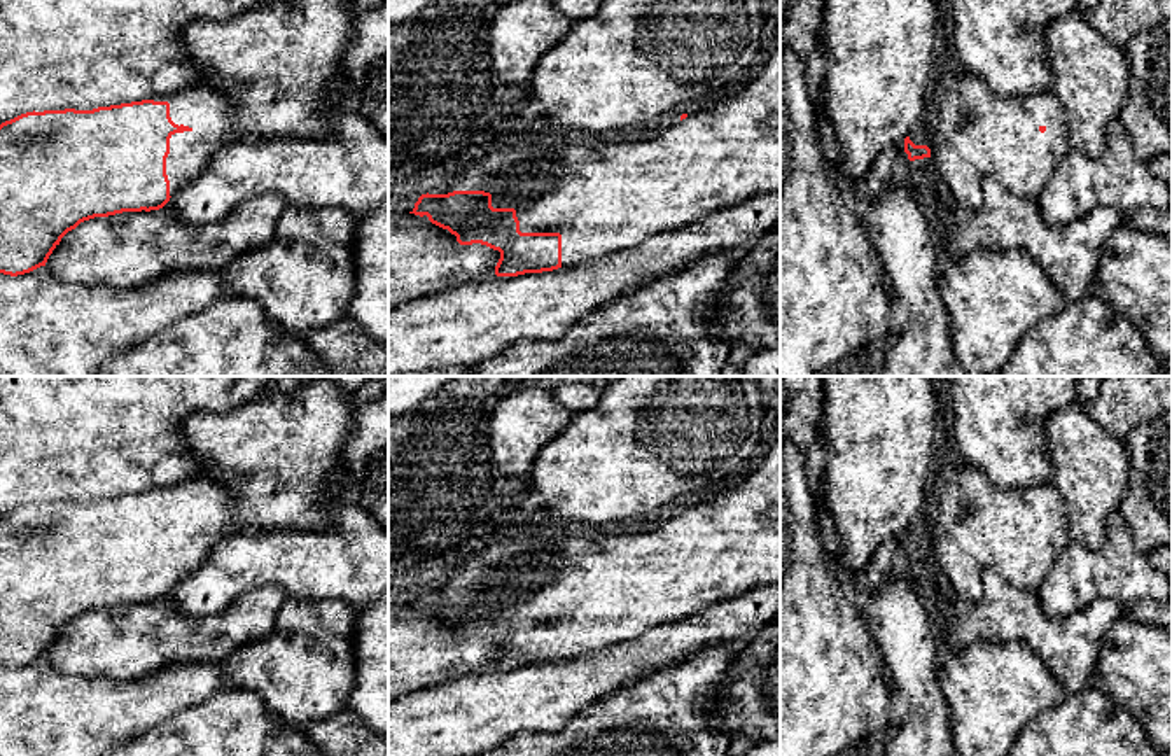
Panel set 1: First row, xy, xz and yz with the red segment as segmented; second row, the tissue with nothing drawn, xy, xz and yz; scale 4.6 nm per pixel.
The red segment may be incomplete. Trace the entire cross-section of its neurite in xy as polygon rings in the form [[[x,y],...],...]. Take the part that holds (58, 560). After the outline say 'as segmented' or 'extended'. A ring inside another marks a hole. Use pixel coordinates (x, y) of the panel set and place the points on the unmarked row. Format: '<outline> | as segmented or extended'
[[[201,474],[159,490],[93,502],[26,504],[0,516],[0,665],[17,668],[45,658],[61,630],[80,614],[122,604],[163,600],[213,548],[240,534],[240,499],[215,476]]] | extended

